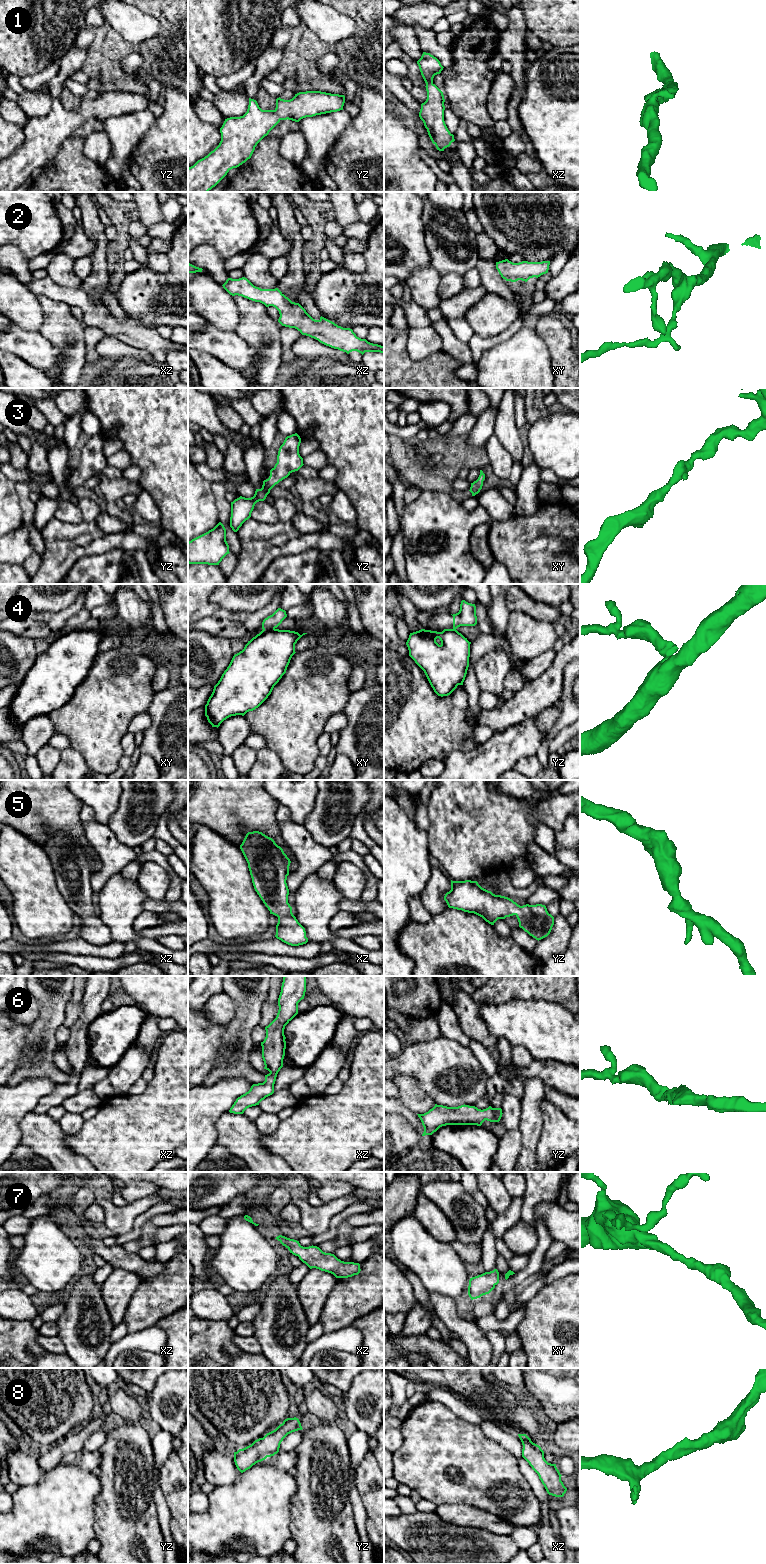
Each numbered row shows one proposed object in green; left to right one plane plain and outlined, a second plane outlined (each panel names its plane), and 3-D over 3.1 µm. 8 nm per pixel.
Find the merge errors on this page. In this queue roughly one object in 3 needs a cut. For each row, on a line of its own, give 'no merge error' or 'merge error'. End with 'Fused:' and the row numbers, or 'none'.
1: no merge error
2: no merge error
3: no merge error
4: merge error
5: no merge error
6: no merge error
7: no merge error
8: no merge error
Fused: 4

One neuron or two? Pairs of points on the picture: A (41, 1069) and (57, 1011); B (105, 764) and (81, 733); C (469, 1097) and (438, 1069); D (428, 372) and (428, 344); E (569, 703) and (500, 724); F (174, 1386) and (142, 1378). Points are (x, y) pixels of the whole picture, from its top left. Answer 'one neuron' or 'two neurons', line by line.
A: one neuron
B: one neuron
C: one neuron
D: two neurons
E: two neurons
F: two neurons

